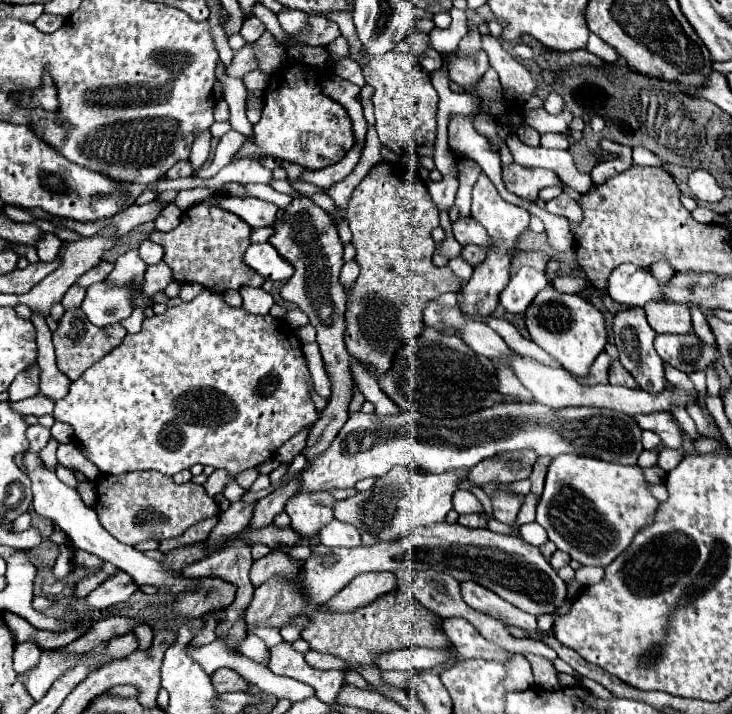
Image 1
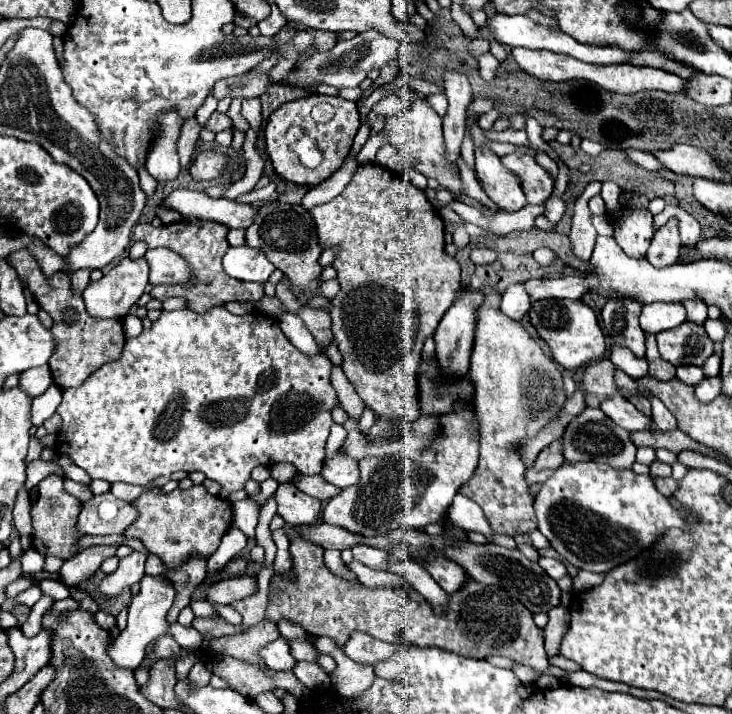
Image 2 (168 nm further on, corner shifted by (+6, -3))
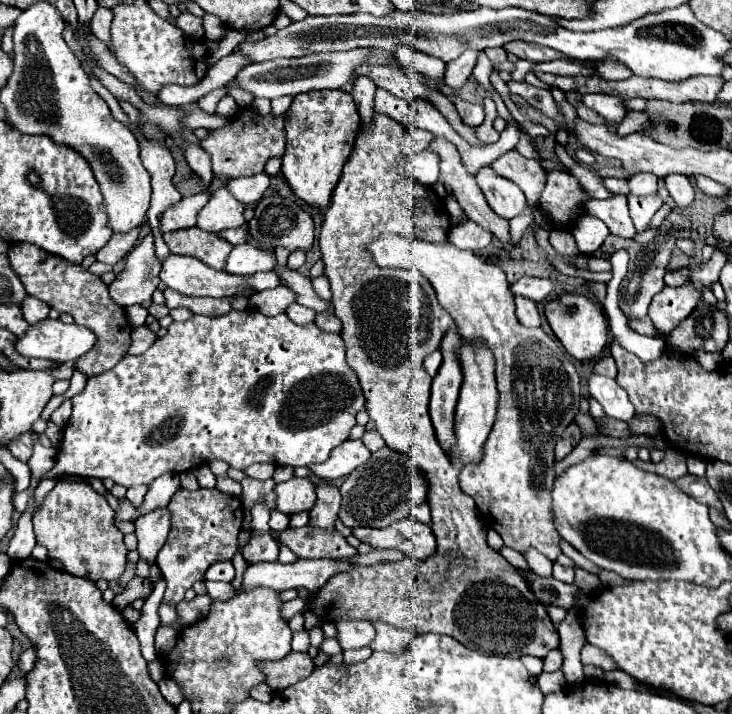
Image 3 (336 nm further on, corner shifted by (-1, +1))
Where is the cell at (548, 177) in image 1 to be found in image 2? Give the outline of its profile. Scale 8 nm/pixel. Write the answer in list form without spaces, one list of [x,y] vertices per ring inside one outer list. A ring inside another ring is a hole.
[[[477,123],[471,125],[471,131],[475,141],[475,175],[483,191],[503,211],[523,209],[527,201],[519,179],[501,165],[497,155],[493,155],[487,147],[483,147],[487,139],[483,135],[483,129]]]

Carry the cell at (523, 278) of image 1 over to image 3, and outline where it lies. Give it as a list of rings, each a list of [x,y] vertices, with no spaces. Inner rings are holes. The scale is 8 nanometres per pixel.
[[[516,297],[516,313],[522,325],[526,327],[540,327],[540,313],[538,313],[538,305],[526,297]]]

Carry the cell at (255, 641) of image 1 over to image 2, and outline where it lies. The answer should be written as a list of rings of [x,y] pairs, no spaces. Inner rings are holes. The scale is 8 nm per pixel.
[[[199,597],[193,599],[191,609],[193,609],[193,613],[195,613],[197,617],[219,617],[219,615],[215,613],[215,609],[211,607],[211,603],[205,601],[205,599],[199,599]]]

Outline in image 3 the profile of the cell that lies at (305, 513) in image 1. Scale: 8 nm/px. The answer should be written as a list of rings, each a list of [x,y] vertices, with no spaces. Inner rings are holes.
[[[292,477],[290,481],[278,483],[276,485],[276,495],[278,495],[276,509],[286,513],[286,515],[312,511],[314,503],[316,503],[314,483],[310,479]]]

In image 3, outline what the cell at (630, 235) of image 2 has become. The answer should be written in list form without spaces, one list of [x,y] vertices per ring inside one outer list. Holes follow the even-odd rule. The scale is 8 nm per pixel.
[[[628,195],[628,207],[630,207],[630,217],[632,217],[632,223],[636,227],[638,233],[646,231],[654,213],[660,209],[662,205],[662,199],[660,195],[648,195],[646,199],[642,197],[632,197]]]

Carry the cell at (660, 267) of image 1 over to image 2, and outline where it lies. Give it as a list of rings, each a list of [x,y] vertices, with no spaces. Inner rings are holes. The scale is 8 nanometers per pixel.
[[[671,217],[661,231],[655,233],[651,247],[647,251],[647,261],[653,267],[667,267],[673,265],[679,257],[679,247],[681,247],[681,237],[679,237],[679,219]]]

